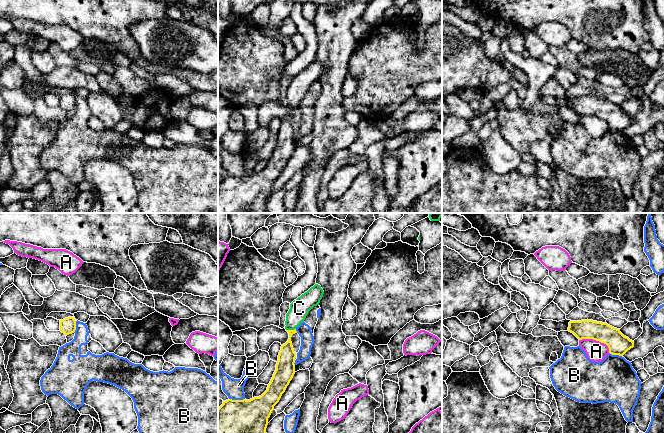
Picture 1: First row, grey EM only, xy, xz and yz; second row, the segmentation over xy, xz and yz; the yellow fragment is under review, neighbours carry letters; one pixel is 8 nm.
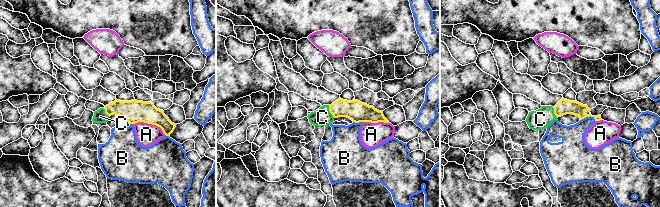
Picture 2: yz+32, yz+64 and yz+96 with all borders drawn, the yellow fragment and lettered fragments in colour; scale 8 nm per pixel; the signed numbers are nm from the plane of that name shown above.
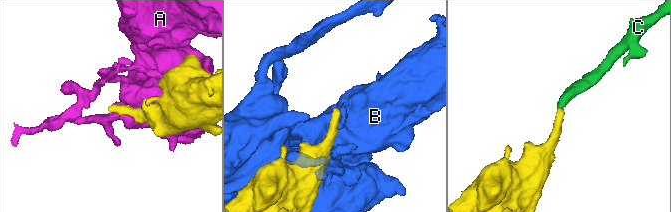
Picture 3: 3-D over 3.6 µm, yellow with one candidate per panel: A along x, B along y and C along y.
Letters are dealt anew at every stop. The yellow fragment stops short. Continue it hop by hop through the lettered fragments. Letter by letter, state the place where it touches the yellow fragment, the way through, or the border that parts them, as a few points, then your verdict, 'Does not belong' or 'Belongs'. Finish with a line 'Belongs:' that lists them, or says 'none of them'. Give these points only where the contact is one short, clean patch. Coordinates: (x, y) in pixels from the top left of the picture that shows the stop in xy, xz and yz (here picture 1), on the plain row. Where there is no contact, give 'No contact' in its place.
A: Touches yellow at yz (597, 116). Boundary: yz (579, 115), (595, 115), (603, 118), (610, 129). Does not belong
B: Touches yellow at xz (237, 176). Does not belong
C: Touches yellow at xz (290, 106). Path across: xz (286, 134), (290, 106), (291, 98), (299, 84). Belongs
Belongs: C

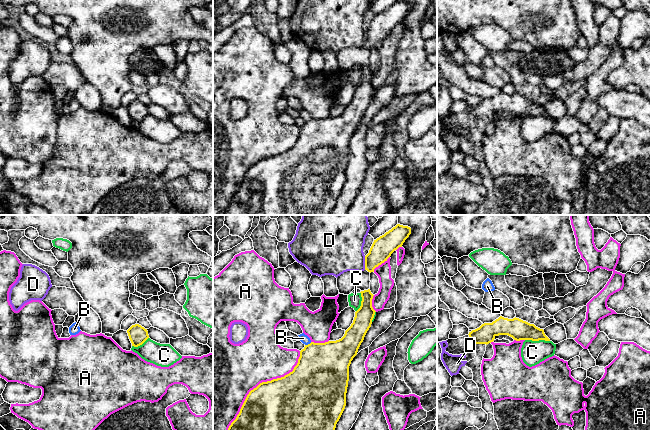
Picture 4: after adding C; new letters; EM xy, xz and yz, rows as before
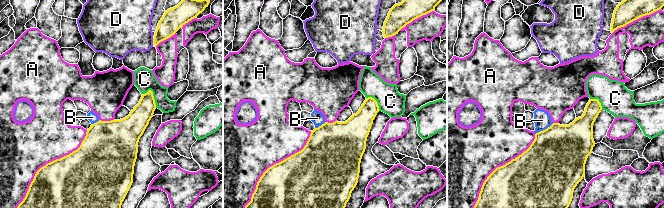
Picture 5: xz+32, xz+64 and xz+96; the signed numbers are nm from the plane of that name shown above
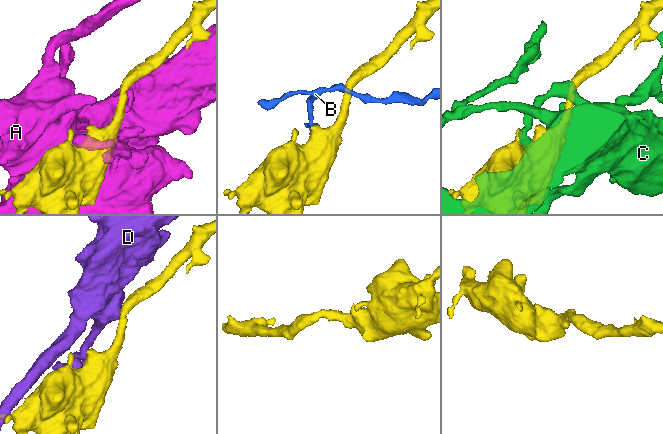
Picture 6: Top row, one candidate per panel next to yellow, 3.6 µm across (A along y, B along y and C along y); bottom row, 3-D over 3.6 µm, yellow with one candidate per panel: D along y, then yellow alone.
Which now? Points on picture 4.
A: Touches yellow at xz (258, 161). Does not belong
B: Touches yellow at xz (308, 120). Boundary: xz (311, 118), (305, 121). Does not belong
C: Touches yellow at yz (537, 116). Does not belong
D: Touches yellow at xz (365, 39). Boundary: xz (364, 32), (365, 45). Does not belong
Belongs: none of them

